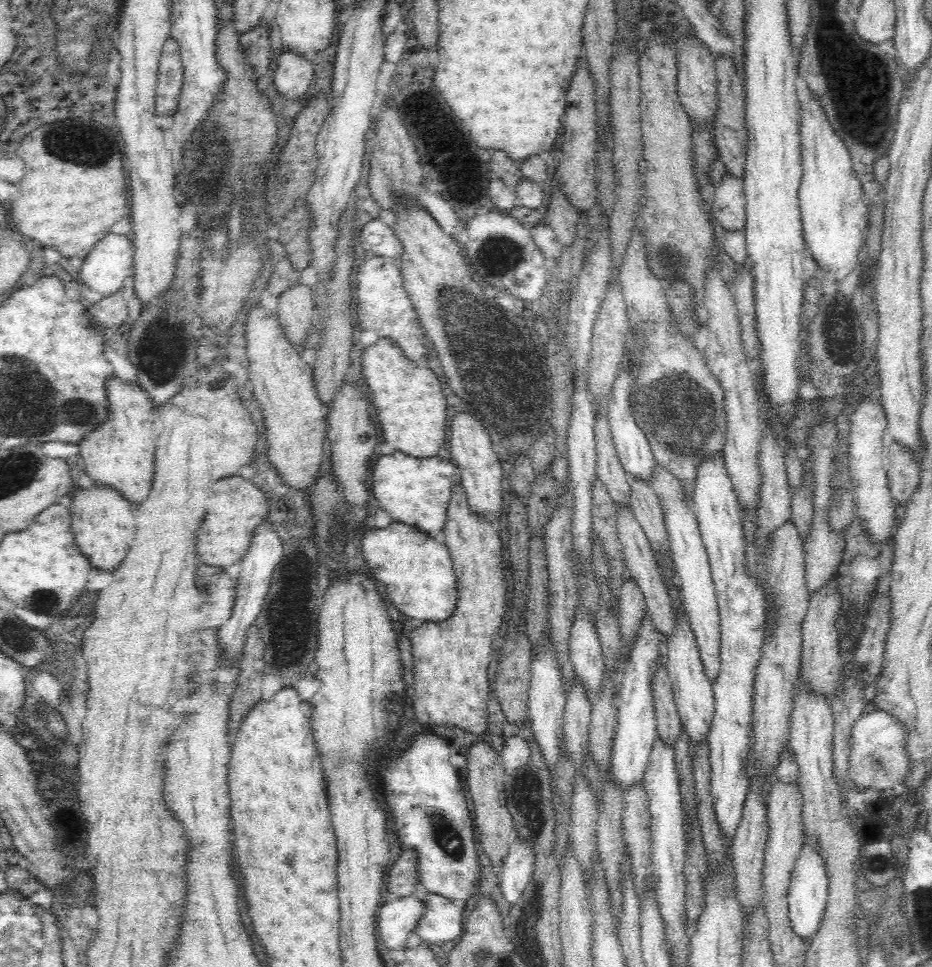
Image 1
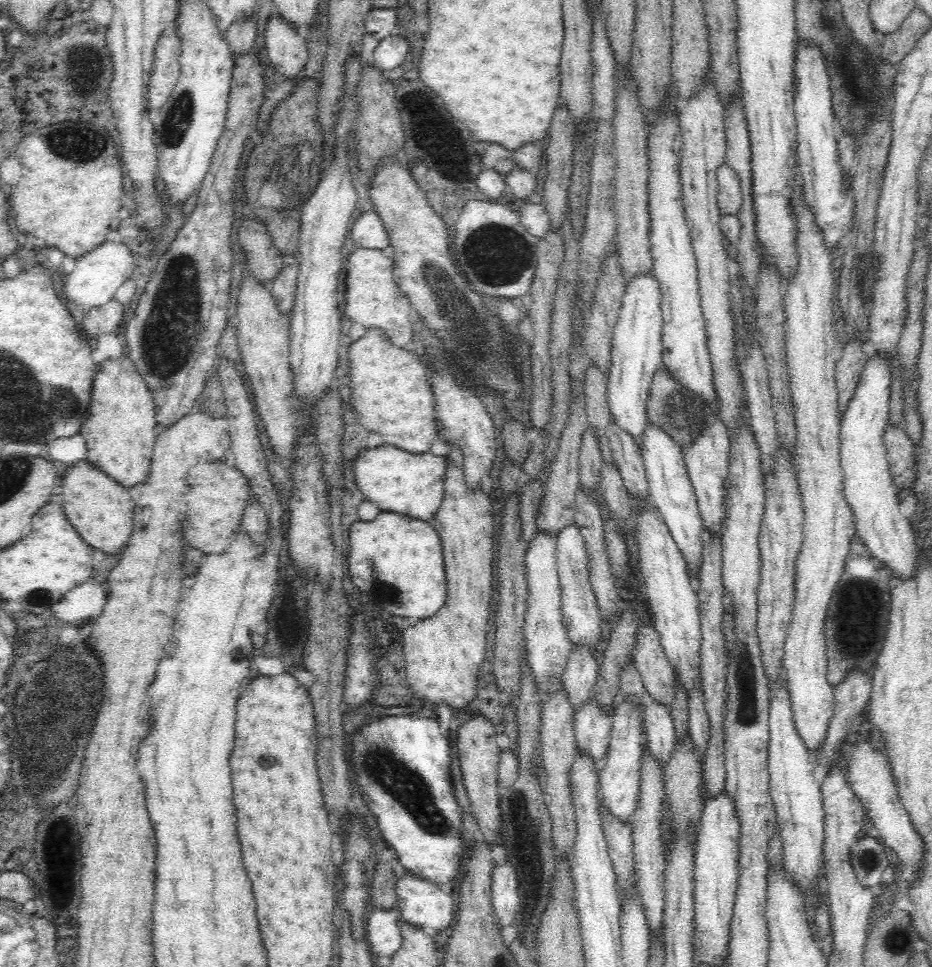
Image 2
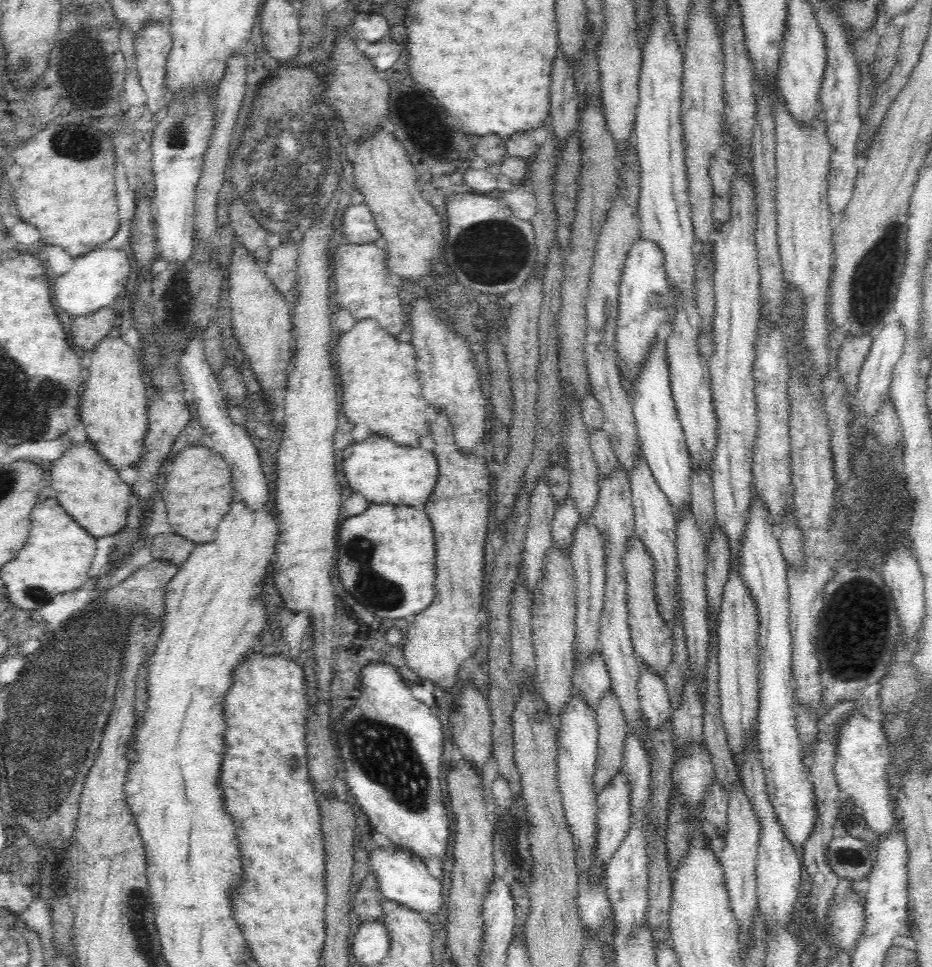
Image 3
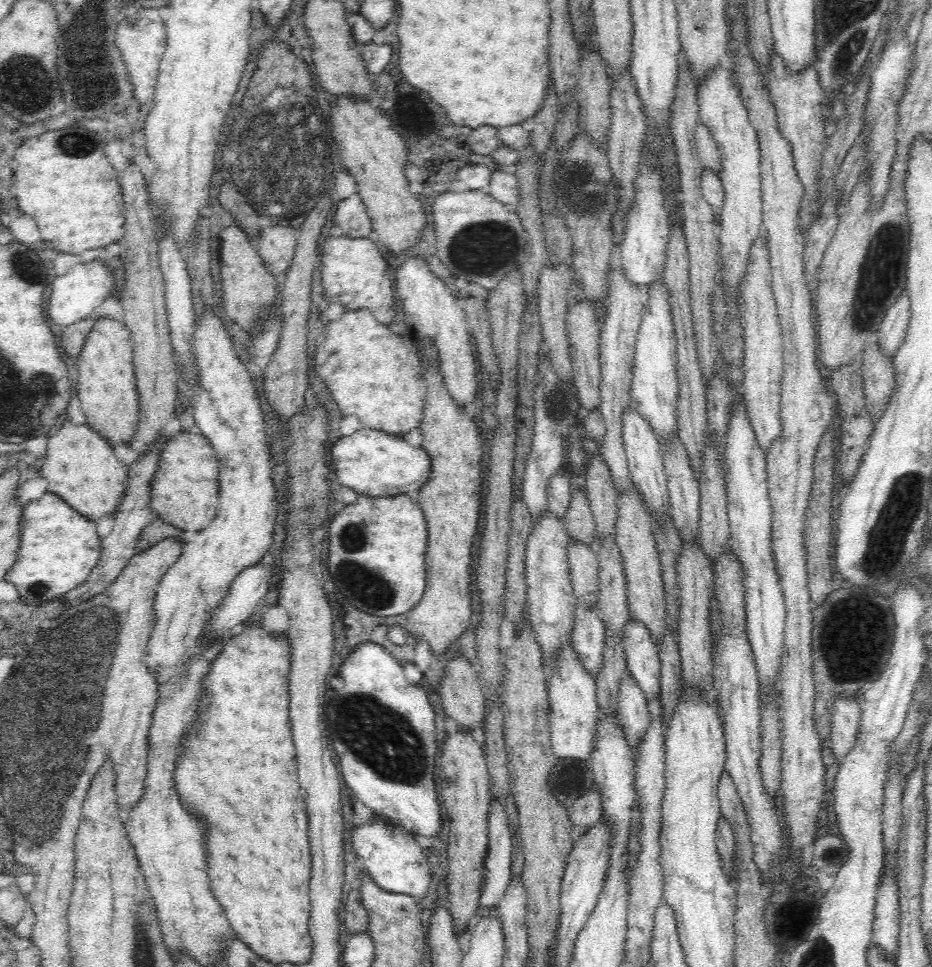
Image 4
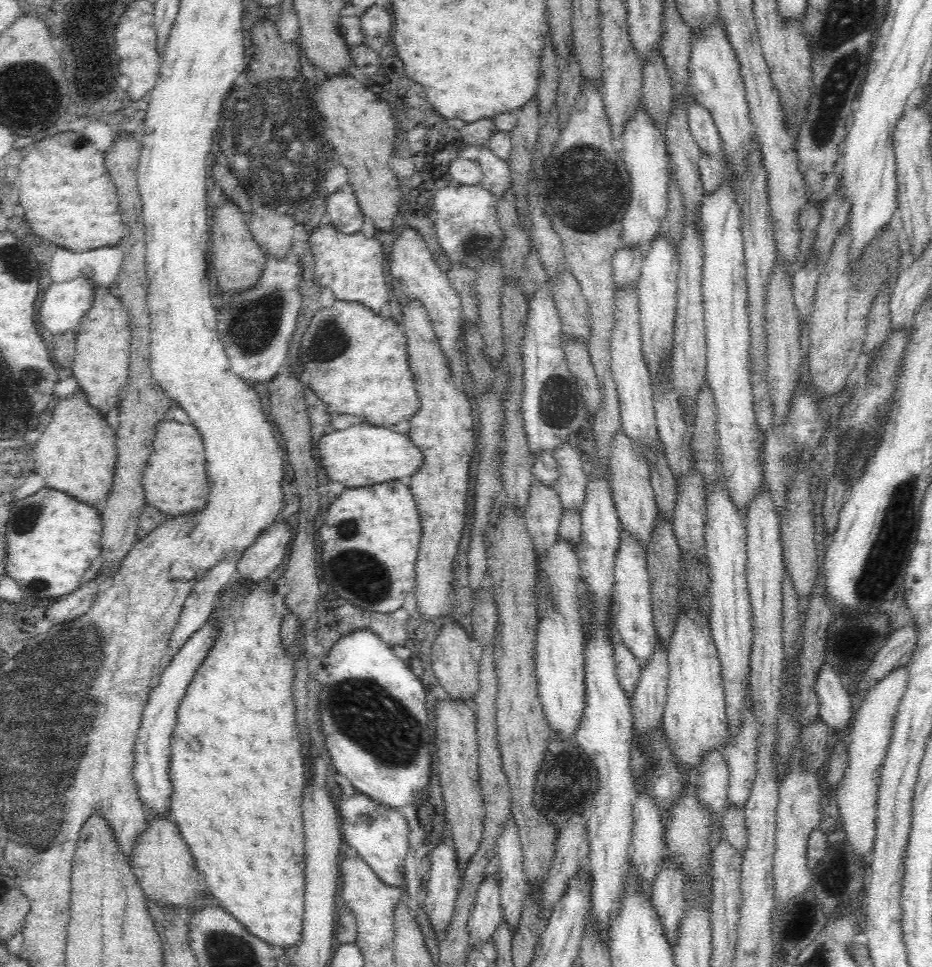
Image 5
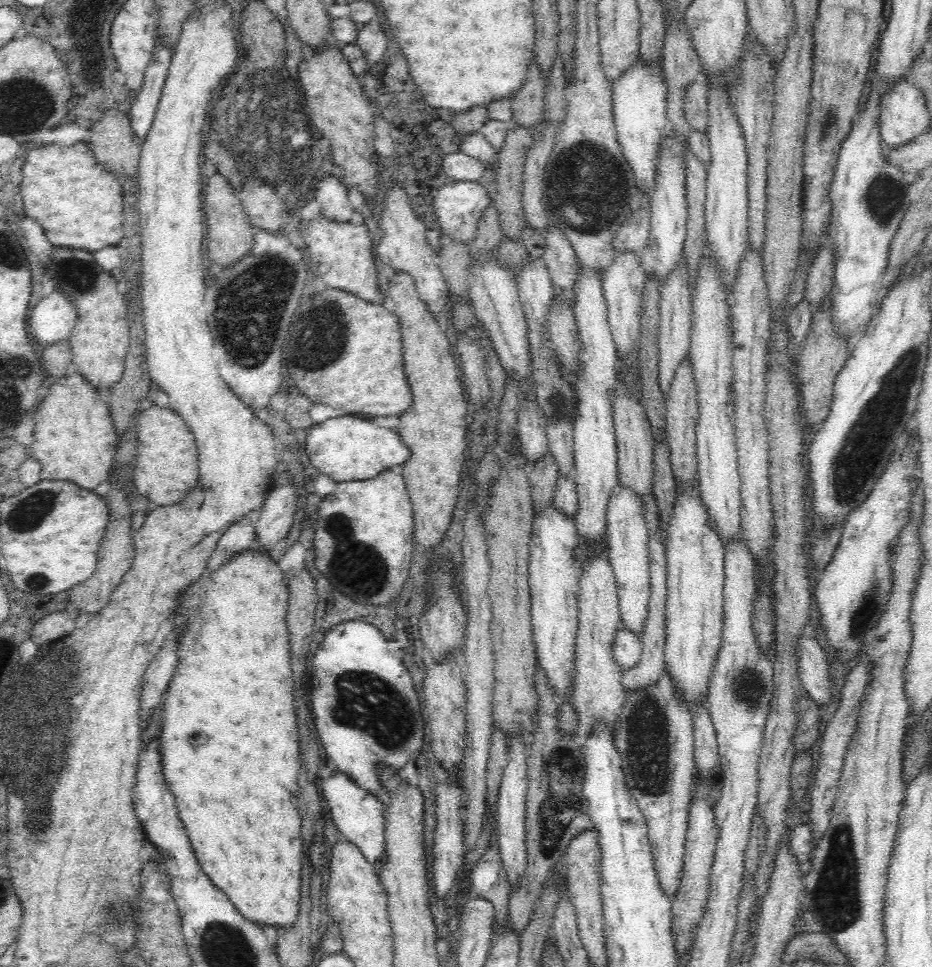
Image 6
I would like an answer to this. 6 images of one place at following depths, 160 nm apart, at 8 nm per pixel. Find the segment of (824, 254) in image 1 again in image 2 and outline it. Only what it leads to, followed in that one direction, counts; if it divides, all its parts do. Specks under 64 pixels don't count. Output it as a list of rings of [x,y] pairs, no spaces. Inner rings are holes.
[[[797,38],[794,59],[794,116],[796,122],[797,164],[806,203],[814,211],[816,224],[822,231],[825,243],[836,250],[838,240],[852,229],[854,202],[851,192],[842,189],[842,173],[838,163],[836,116],[832,105],[832,89],[828,75],[826,55],[820,47],[805,38]]]

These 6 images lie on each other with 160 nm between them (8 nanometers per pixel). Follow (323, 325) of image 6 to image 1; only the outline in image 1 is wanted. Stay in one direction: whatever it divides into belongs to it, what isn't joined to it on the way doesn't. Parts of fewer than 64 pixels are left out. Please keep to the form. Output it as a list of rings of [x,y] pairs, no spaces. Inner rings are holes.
[[[379,337],[377,342],[364,349],[360,356],[360,366],[364,395],[372,407],[372,419],[380,432],[380,444],[374,454],[392,454],[394,450],[409,454],[414,458],[437,456],[442,446],[447,446],[446,400],[441,382],[425,363],[410,360],[389,338]]]

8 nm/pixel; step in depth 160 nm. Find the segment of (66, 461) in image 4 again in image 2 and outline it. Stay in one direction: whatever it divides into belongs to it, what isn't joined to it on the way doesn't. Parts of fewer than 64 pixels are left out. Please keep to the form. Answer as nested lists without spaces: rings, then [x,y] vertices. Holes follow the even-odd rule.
[[[87,459],[80,460],[72,466],[68,466],[64,470],[64,474],[60,475],[60,486],[62,486],[62,502],[60,503],[68,520],[76,529],[76,533],[80,534],[86,545],[94,547],[94,549],[102,551],[106,554],[116,554],[128,543],[133,529],[133,499],[126,492],[126,487],[118,484],[111,476],[102,472],[98,467],[91,464]]]

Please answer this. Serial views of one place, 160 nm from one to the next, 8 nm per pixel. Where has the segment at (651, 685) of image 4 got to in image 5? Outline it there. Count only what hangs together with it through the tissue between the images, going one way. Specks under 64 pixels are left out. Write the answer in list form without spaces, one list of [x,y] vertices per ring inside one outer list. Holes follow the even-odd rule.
[[[621,530],[618,551],[615,557],[615,614],[614,630],[620,639],[634,654],[637,661],[642,665],[652,656],[654,644],[656,644],[657,630],[653,625],[651,585],[649,584],[647,545],[638,541],[632,533]]]

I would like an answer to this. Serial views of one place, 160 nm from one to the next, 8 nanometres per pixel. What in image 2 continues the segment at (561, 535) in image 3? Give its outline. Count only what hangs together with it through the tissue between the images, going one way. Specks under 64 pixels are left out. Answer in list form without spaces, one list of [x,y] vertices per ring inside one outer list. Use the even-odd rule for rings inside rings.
[[[575,524],[564,526],[556,535],[557,574],[561,589],[561,622],[566,629],[568,638],[578,646],[589,644],[596,650],[596,642],[601,638],[600,612],[598,604],[589,582],[589,561],[585,550],[585,543],[580,529]]]

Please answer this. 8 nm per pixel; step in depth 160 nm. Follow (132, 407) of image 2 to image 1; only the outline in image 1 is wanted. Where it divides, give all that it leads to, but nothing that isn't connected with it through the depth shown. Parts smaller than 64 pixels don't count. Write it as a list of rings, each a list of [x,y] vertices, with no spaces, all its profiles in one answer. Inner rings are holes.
[[[115,374],[106,378],[106,401],[108,401],[108,414],[104,422],[92,432],[89,432],[78,442],[81,450],[81,459],[85,466],[87,475],[98,484],[105,484],[115,488],[126,500],[130,502],[142,502],[146,500],[152,484],[154,474],[154,433],[153,433],[153,412],[155,406],[149,394],[133,380],[122,380]]]

